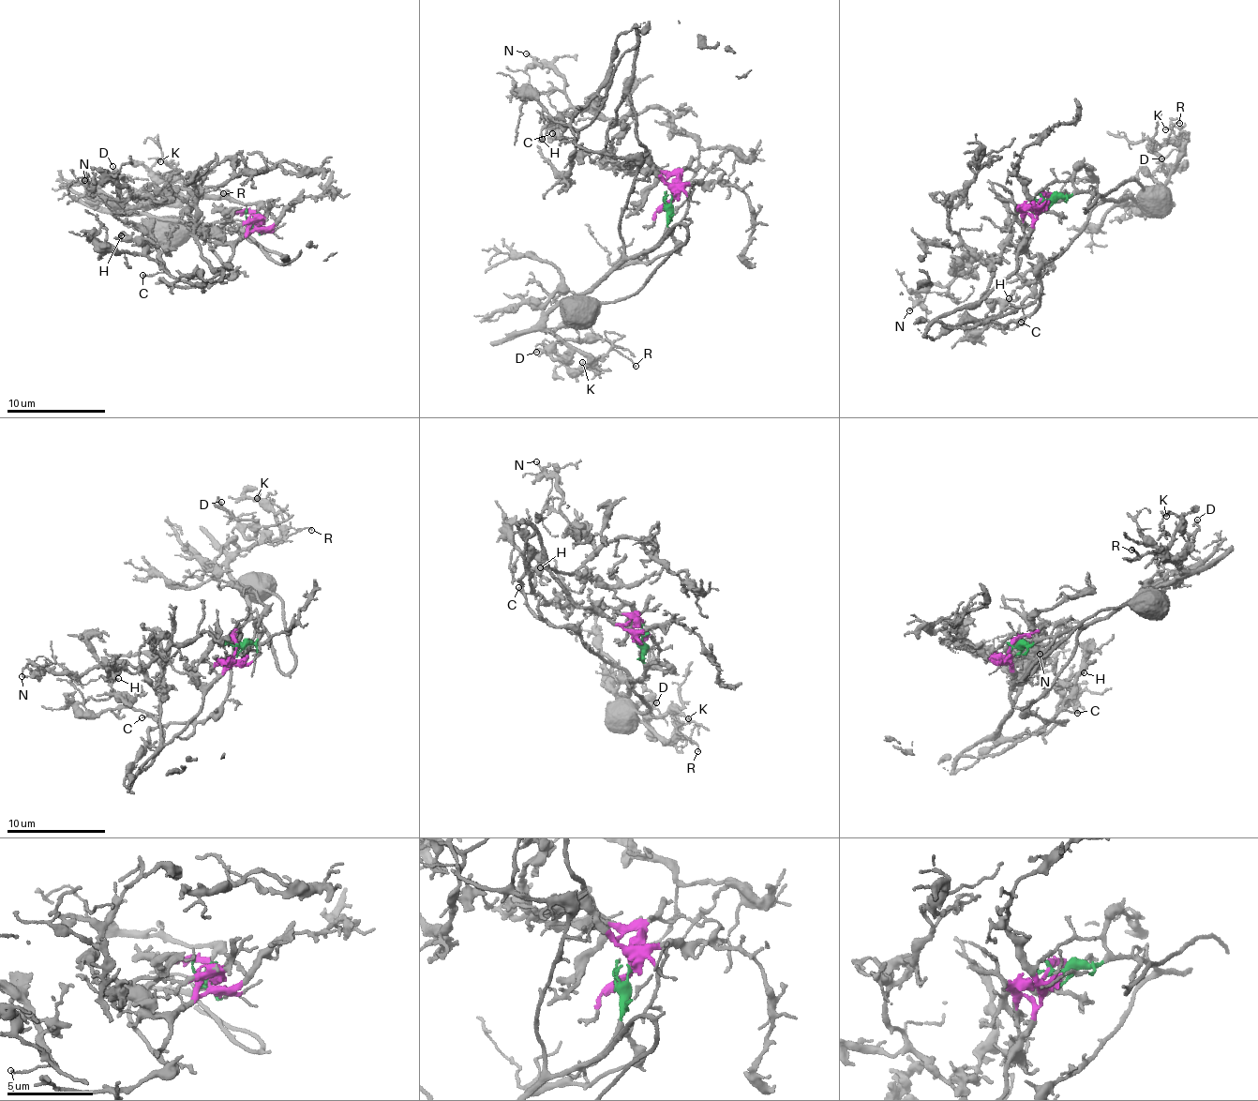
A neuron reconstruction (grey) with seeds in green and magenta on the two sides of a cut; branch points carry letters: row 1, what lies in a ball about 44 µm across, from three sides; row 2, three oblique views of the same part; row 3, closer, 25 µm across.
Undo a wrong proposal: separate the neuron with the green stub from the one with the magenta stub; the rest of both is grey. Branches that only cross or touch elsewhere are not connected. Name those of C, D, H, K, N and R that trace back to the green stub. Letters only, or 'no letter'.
D, K, R

